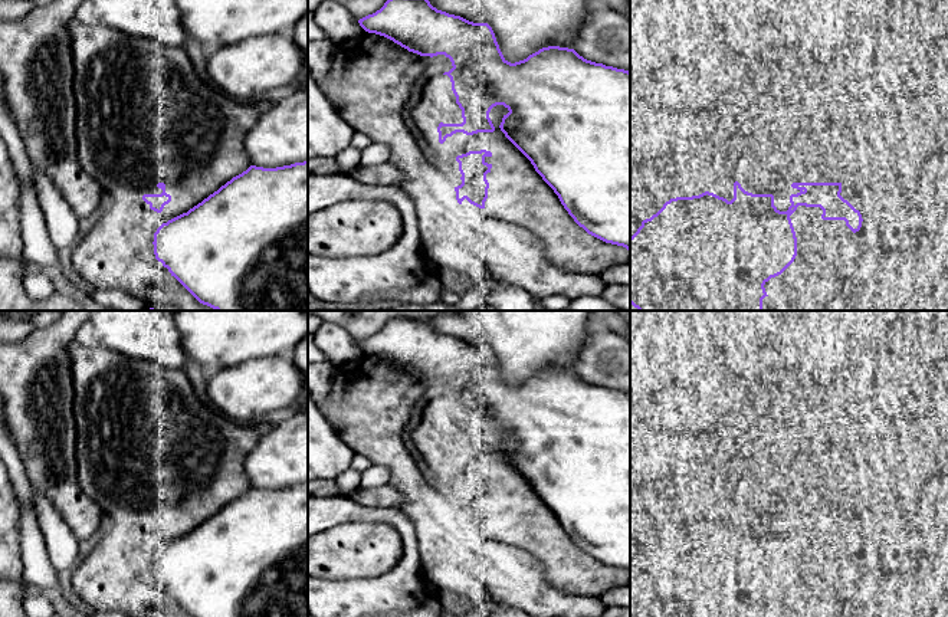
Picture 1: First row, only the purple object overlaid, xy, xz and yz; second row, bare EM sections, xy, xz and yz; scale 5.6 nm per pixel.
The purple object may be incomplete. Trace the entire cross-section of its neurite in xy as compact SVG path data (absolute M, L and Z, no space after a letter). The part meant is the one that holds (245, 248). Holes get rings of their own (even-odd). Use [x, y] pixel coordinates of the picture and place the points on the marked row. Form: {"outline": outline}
{"outline": "M308 160L291 165L263 168L250 165L201 203L167 223L154 233L154 255L200 303L216 311L308 311Z"}

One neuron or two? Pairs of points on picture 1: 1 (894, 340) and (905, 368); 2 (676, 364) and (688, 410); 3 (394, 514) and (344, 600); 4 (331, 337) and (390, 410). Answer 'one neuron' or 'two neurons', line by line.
1: one neuron
2: two neurons
3: one neuron
4: two neurons

